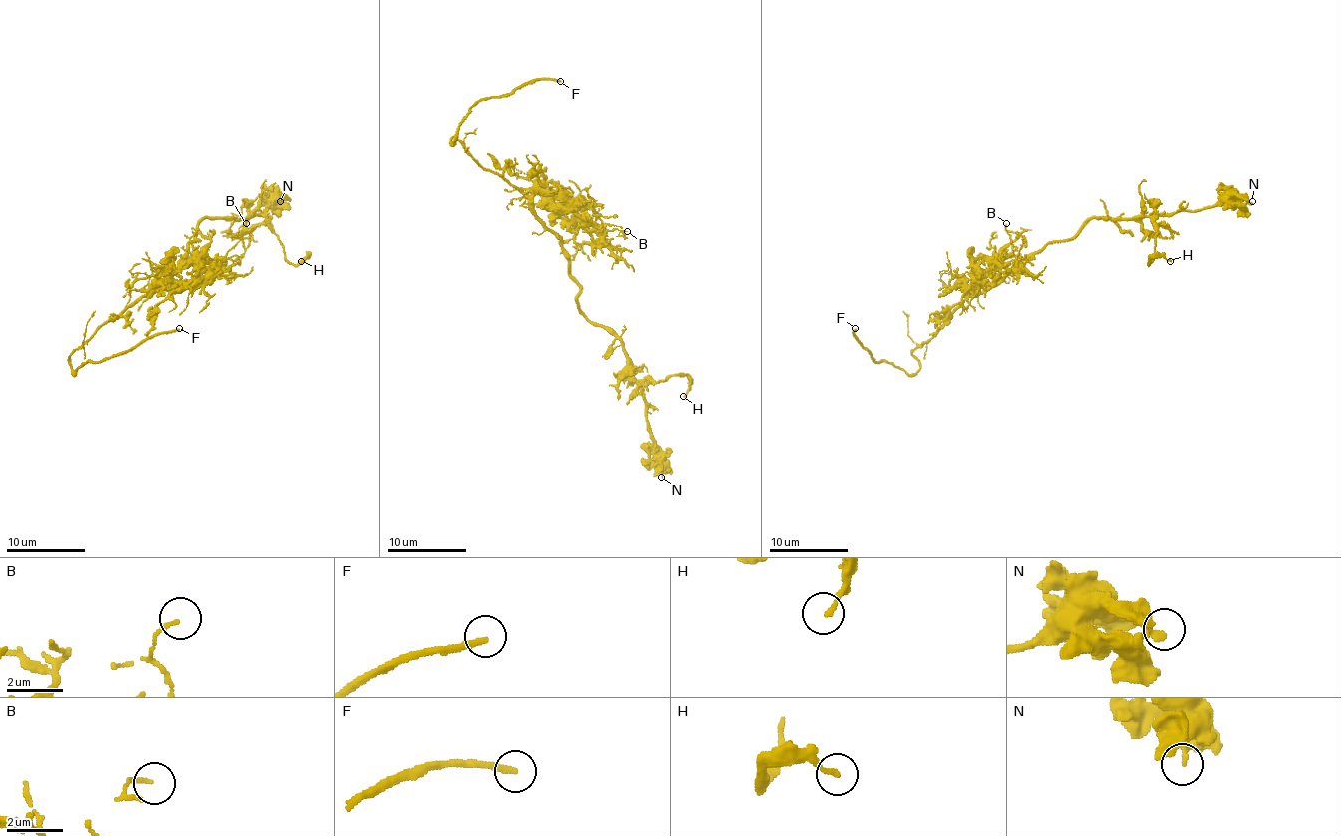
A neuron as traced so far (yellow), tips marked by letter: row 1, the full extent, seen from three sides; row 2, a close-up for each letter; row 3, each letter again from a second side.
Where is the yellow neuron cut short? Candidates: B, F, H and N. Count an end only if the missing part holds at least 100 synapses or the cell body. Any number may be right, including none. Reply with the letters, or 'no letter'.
F

